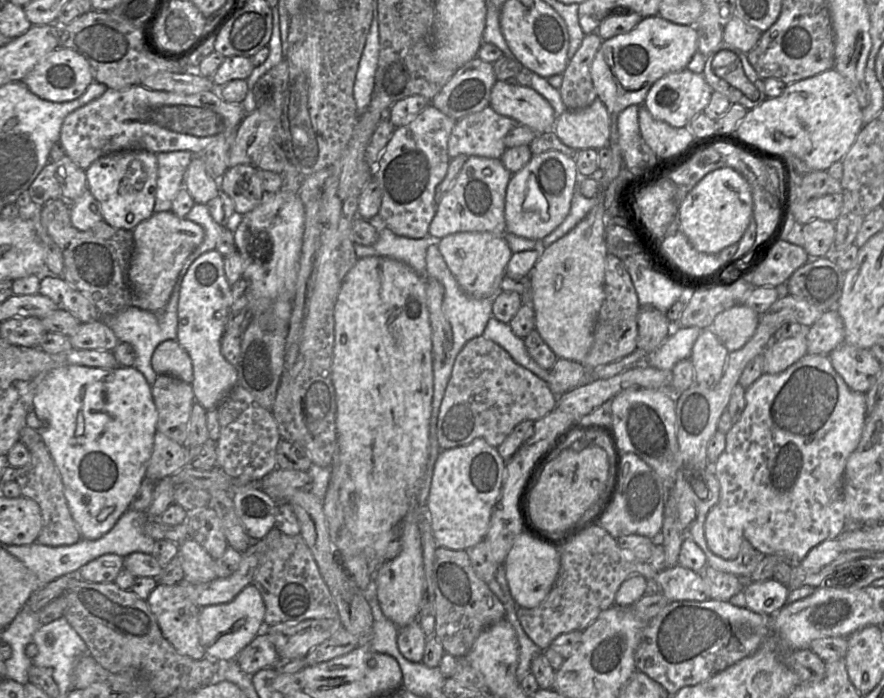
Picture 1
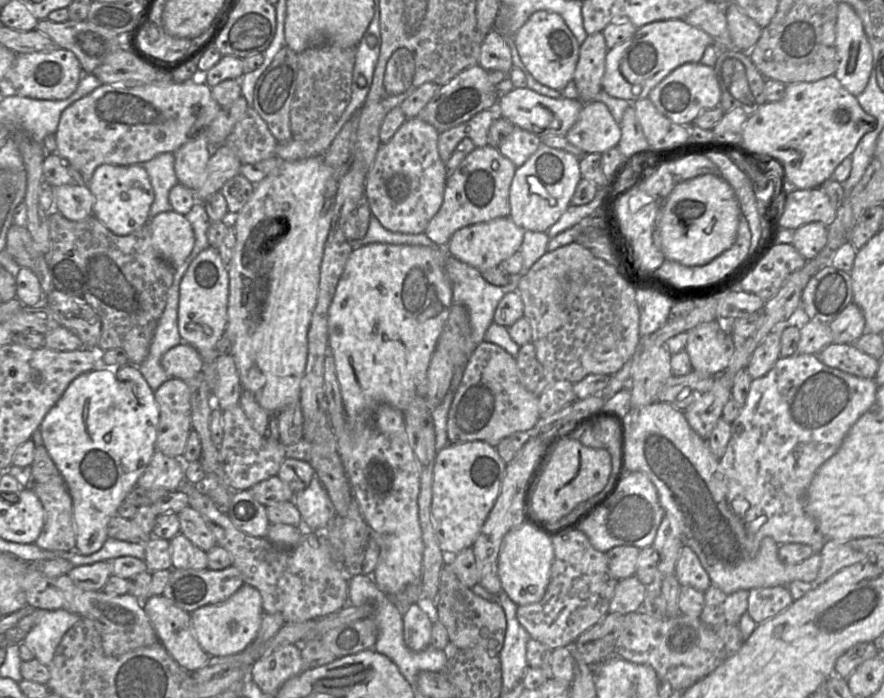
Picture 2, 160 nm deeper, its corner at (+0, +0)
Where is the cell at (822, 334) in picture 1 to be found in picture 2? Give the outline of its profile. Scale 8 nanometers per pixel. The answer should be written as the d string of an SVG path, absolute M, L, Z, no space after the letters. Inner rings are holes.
M851 302L832 322L829 323L833 343L852 344L866 331L862 310Z

